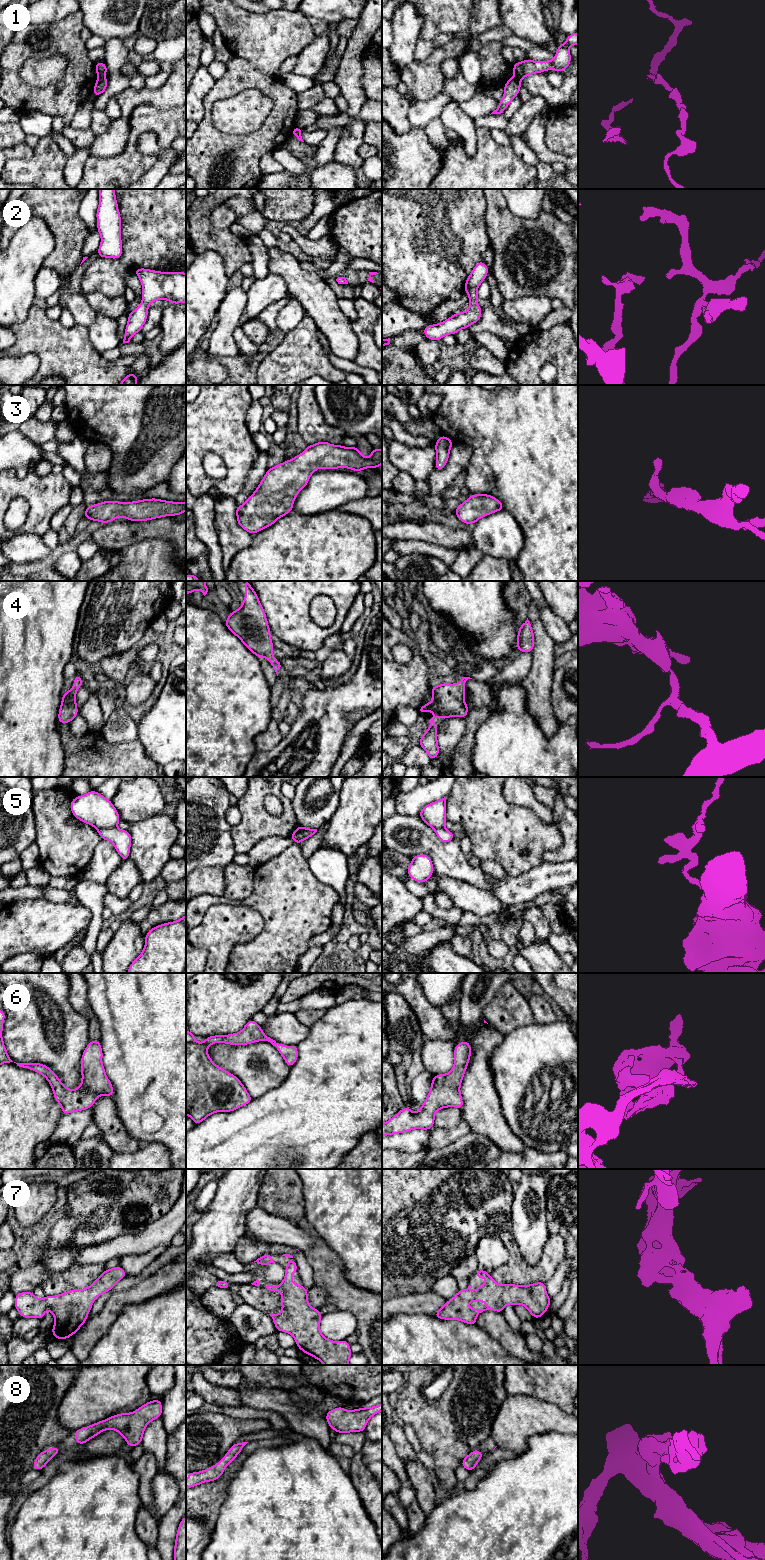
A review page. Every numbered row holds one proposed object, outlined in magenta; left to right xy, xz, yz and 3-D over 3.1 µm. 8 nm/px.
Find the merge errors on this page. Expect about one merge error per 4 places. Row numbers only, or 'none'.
1, 5

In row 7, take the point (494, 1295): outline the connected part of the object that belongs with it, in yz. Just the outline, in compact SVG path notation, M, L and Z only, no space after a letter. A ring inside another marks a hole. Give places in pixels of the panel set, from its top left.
M478 1269L476 1279L481 1280L485 1276L487 1283L474 1286L474 1292L470 1290L471 1285L465 1290L459 1290L455 1296L448 1300L433 1315L443 1320L459 1320L469 1325L477 1325L477 1316L485 1310L493 1310L503 1313L503 1309L509 1303L513 1306L521 1304L527 1308L529 1313L538 1319L543 1316L551 1304L552 1299L546 1292L546 1283L535 1282L531 1285L504 1284L499 1285L486 1270ZM470 1301L485 1302L486 1309L470 1309Z

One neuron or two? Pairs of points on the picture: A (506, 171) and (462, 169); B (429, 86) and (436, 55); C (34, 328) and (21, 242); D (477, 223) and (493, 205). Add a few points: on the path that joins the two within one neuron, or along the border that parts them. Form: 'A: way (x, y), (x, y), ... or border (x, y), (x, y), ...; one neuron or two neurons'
A: way (495, 171), (473, 171); one neuron
B: way (429, 78), (429, 70), (433, 63); one neuron
C: border (32, 304), (27, 316), (22, 321), (16, 323); two neurons
D: border (485, 199), (485, 229), (489, 238); two neurons

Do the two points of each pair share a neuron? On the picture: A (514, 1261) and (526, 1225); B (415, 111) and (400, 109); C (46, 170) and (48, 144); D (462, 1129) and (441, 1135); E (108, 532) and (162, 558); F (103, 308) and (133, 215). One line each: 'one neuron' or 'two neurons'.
A: two neurons
B: two neurons
C: one neuron
D: one neuron
E: two neurons
F: two neurons

